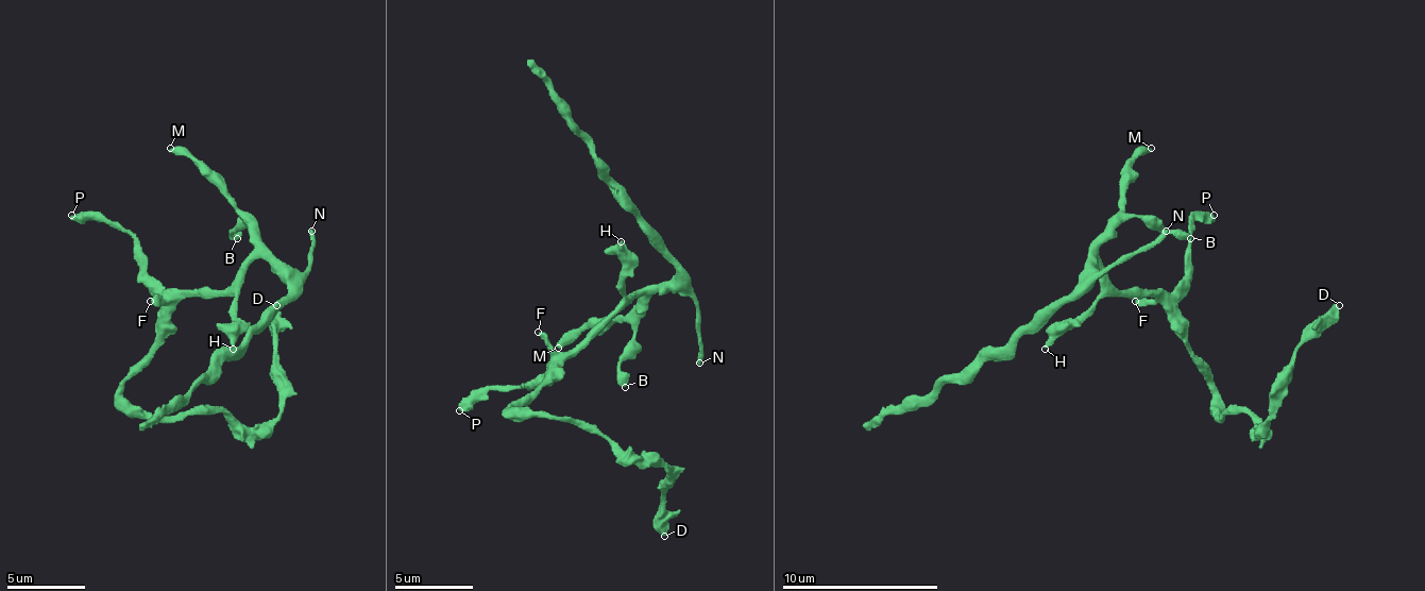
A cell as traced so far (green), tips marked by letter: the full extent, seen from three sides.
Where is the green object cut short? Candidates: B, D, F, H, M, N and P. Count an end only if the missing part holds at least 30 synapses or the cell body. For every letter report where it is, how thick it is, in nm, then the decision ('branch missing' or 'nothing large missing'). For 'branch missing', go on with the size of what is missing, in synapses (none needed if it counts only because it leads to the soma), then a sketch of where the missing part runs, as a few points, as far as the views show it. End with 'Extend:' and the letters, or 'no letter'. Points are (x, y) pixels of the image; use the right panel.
B: place (1190, 238); calibre 500 nm; nothing large missing
D: place (1339, 305); calibre 440 nm; nothing large missing
F: place (1135, 301); calibre 400 nm; nothing large missing
H: place (1045, 349); calibre 320 nm; nothing large missing
M: place (1151, 148); calibre 460 nm; nothing large missing
N: place (1166, 231); calibre 280 nm; branch missing; 140 synapses
P: place (1214, 215); calibre 480 nm; nothing large missing
Extend: N

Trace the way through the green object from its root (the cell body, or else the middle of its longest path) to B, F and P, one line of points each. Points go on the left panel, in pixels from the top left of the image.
B: (186, 298), (217, 298), (237, 277), (244, 258), (252, 250), (252, 222), (249, 215), (233, 231), (237, 238)
F: (186, 298), (150, 301)
P: (186, 298), (170, 298), (147, 273), (147, 254), (122, 231), (96, 219), (75, 219), (71, 215)

